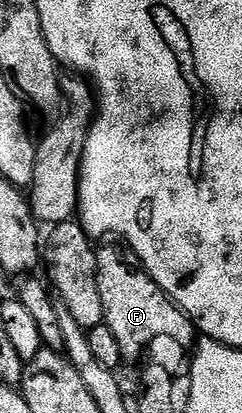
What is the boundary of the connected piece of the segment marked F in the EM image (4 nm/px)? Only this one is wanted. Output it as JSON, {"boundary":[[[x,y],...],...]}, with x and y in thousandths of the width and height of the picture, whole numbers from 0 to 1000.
{"boundary":[[[467,588],[483,593],[413,596],[401,603],[401,673],[409,676],[409,717],[426,724],[426,743],[434,746],[434,785],[459,792],[459,804],[475,811],[475,821],[492,828],[504,877],[566,874],[628,838],[640,821],[678,814],[690,821],[723,821],[736,838],[793,838],[806,826],[806,789],[773,765],[773,760],[736,743],[657,695],[657,685],[640,685],[640,676],[624,676],[616,659],[583,644],[583,632],[550,613],[545,603],[500,588]]]}

